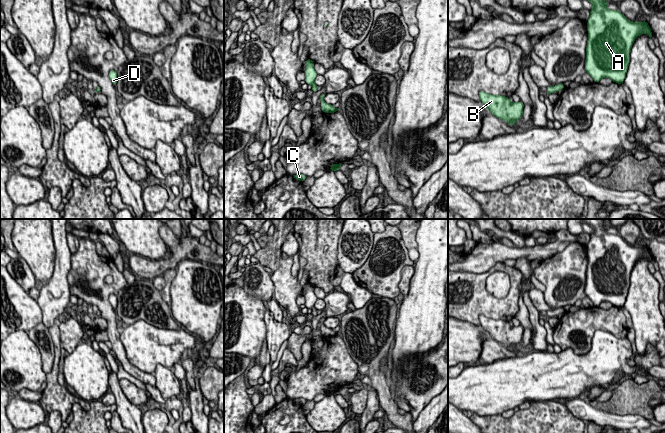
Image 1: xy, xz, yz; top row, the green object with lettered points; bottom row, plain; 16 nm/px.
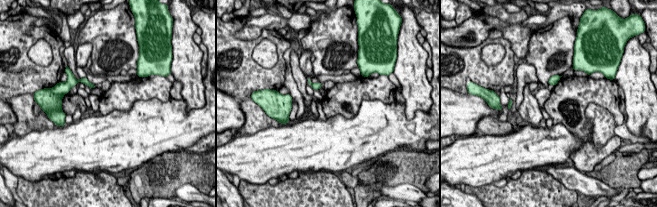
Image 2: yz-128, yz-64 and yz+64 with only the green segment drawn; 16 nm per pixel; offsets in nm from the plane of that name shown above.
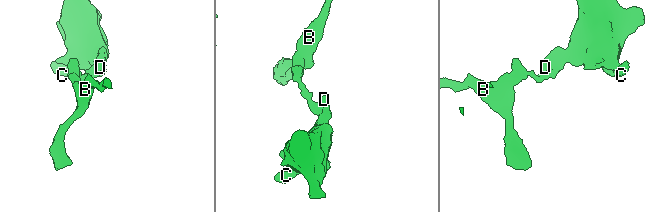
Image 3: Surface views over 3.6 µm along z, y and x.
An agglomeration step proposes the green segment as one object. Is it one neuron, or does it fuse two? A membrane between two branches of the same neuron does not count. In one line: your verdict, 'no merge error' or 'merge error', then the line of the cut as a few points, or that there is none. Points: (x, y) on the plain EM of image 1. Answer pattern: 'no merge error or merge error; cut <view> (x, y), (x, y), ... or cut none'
merge error; cut yz (553, 310), (555, 315)

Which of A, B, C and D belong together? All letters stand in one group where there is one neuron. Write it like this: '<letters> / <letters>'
A C D / B

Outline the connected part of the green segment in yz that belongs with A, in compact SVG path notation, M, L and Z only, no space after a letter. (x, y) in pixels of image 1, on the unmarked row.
M605 219L584 220L593 230L587 246L586 297L593 302L595 307L599 307L602 302L610 302L612 306L622 308L626 301L630 276L635 263L641 258L648 258L651 262L653 257L645 244L632 246L619 234L609 234L608 227L604 224Z

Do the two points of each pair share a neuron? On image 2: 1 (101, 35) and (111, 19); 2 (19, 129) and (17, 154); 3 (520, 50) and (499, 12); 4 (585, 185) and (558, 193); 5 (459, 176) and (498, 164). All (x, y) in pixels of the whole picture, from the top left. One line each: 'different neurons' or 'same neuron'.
1: same neuron
2: different neurons
3: same neuron
4: different neurons
5: same neuron

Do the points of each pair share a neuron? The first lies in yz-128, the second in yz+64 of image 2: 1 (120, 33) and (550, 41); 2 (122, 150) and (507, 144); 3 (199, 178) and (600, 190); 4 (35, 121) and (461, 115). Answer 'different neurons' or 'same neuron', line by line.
1: same neuron
2: same neuron
3: different neurons
4: different neurons

